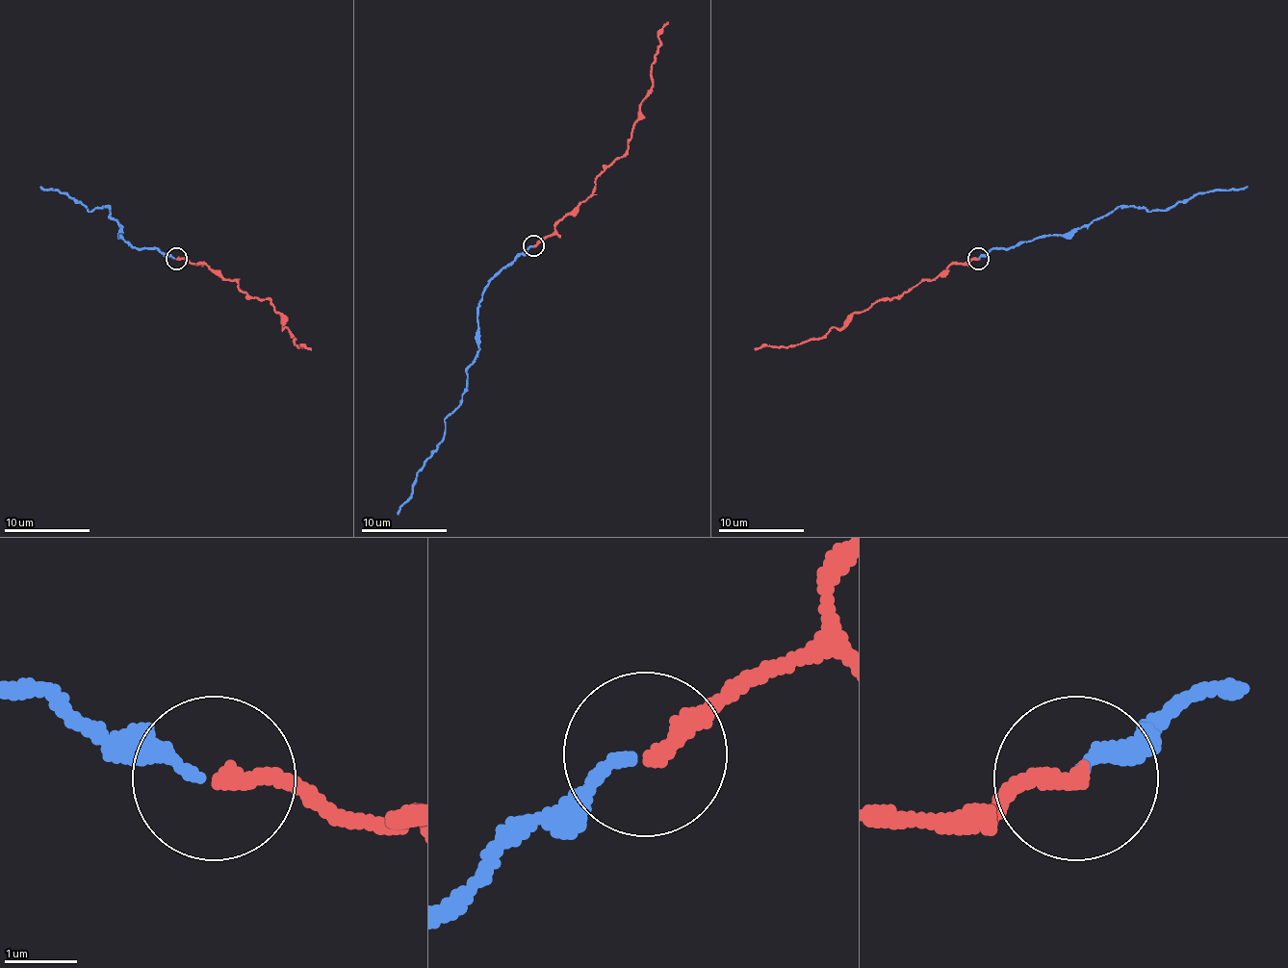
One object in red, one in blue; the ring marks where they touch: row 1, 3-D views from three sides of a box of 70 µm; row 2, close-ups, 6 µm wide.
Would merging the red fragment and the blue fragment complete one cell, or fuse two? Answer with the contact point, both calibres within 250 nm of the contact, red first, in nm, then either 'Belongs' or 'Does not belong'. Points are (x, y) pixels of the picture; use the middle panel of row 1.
Place: (533, 245). Thickness 220 nm (red) against 160 nm. Belongs

